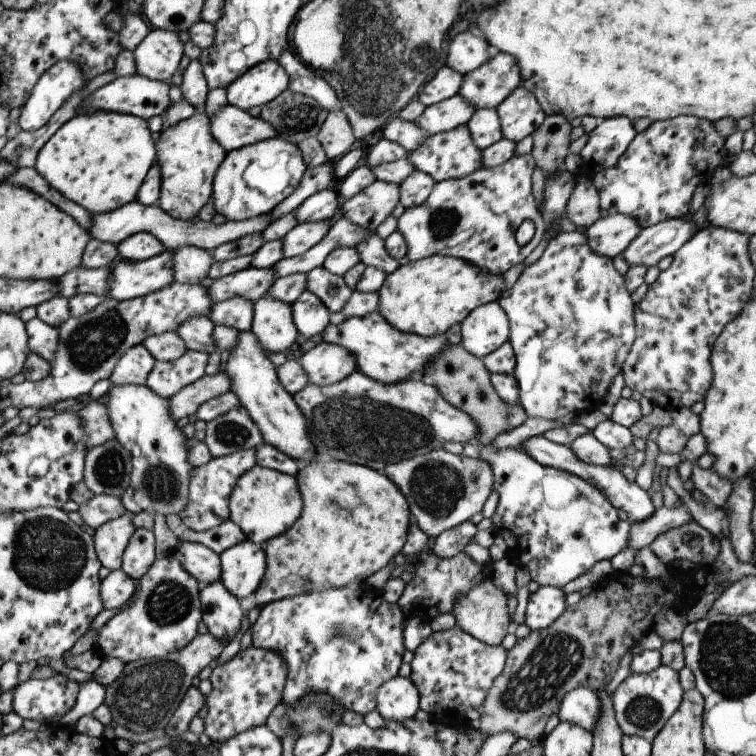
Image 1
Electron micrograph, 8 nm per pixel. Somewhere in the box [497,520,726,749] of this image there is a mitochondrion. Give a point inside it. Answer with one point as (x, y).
(643, 712)

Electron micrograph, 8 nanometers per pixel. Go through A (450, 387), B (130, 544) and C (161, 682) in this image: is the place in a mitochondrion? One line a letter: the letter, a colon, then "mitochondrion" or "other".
A: other
B: other
C: mitochondrion

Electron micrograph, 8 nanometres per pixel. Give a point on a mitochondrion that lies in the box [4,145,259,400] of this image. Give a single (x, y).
(92, 344)

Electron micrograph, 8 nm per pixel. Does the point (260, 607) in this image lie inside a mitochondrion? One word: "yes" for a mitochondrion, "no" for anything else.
no

